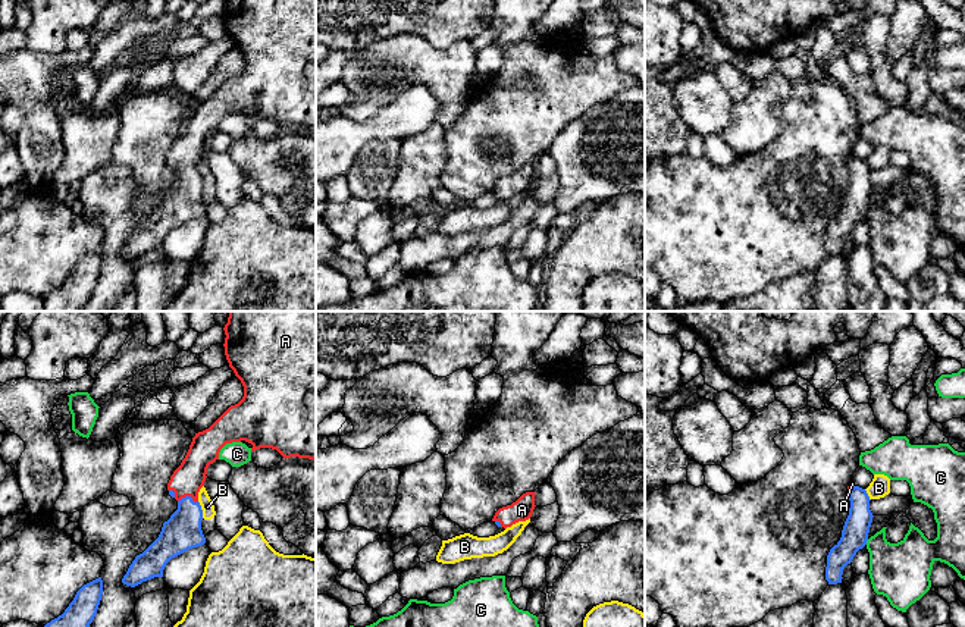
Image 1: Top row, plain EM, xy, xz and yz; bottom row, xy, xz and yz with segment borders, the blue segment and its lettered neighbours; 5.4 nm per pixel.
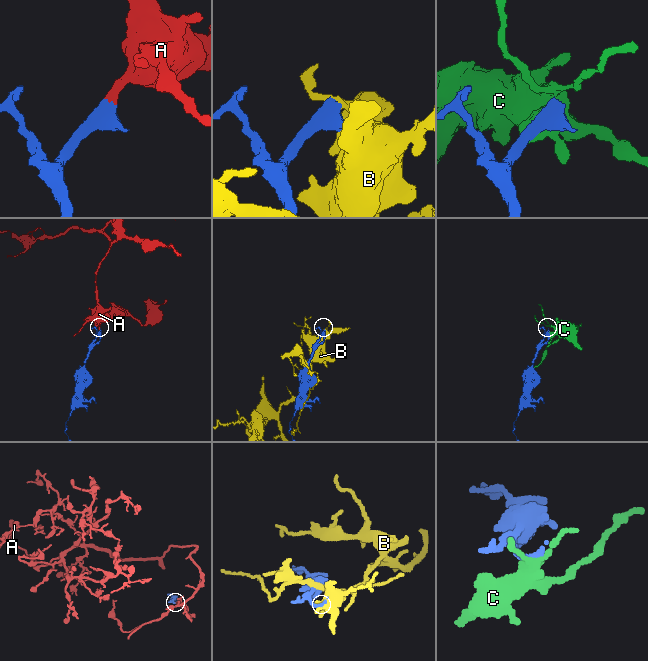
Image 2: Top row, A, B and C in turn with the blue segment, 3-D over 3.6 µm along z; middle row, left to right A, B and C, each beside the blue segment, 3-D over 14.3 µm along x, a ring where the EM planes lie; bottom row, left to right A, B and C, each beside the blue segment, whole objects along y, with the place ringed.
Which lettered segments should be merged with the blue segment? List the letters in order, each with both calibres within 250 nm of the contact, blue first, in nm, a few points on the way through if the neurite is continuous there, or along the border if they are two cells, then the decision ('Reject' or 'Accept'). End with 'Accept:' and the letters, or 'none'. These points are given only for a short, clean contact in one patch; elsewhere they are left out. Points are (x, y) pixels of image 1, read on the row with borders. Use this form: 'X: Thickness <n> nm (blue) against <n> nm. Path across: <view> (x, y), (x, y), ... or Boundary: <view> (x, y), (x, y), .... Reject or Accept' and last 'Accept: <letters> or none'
A: Thickness 200 nm (blue) against 170 nm. Path across: xy (182, 530), (188, 516), (188, 497), (187, 480). Accept
B: Thickness 200 nm (blue) against 70 nm. Reject
C: Thickness 140 nm (blue) against 320 nm. Reject
Accept: A

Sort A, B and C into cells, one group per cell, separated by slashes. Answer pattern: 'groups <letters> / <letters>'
groups A / B / C

